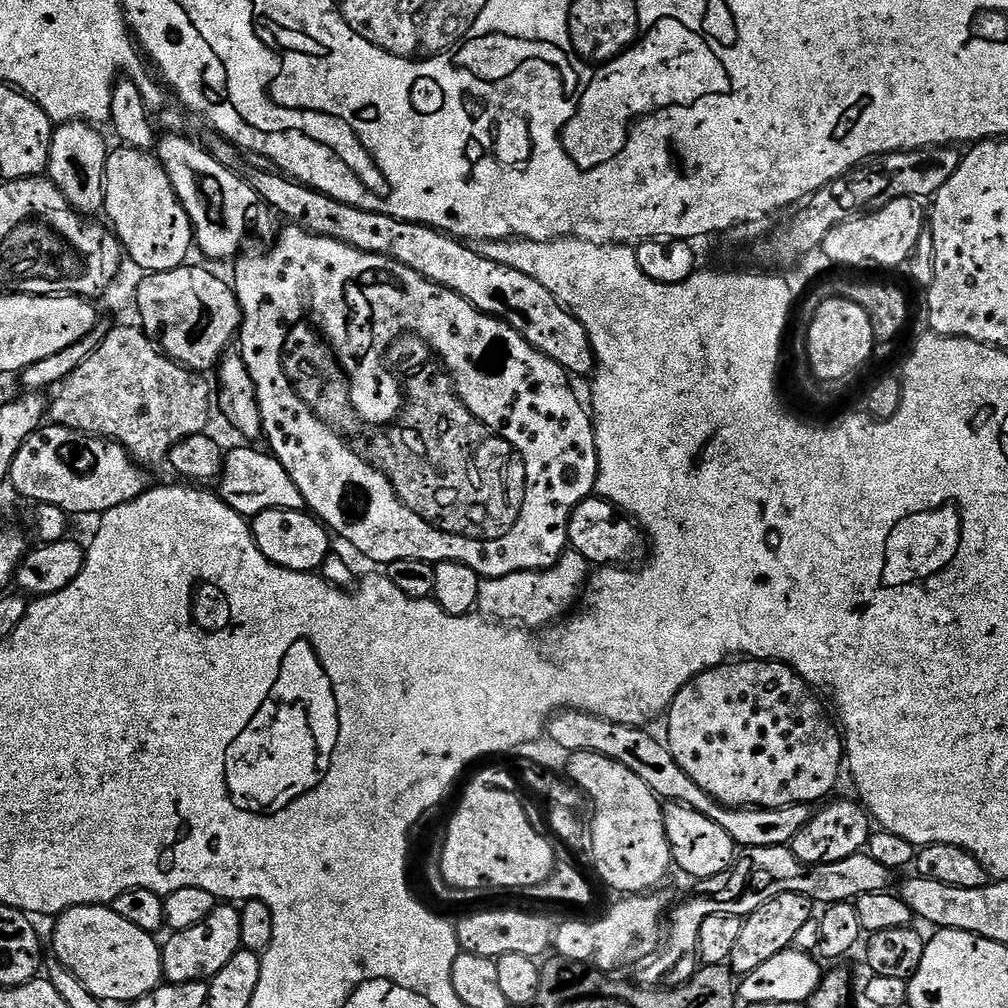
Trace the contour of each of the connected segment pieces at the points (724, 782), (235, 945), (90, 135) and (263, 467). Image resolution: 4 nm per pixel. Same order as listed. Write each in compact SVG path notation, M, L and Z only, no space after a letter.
M751 658L741 659L739 662L725 662L718 668L711 668L709 672L704 672L700 676L696 676L693 680L681 690L679 694L672 699L672 705L669 706L666 713L666 721L668 720L668 737L666 737L666 743L670 754L674 754L674 762L678 762L678 766L682 766L682 770L686 770L686 774L690 774L690 778L694 778L694 782L698 782L698 786L702 786L702 790L706 790L706 794L710 794L710 798L714 798L720 804L723 804L725 808L781 808L782 806L790 806L791 804L811 804L815 805L816 800L823 801L828 791L835 786L840 780L840 768L842 772L842 765L846 760L846 749L842 739L842 732L835 723L834 725L828 721L828 716L824 713L824 708L820 705L820 700L816 696L817 693L803 680L800 675L796 673L793 668L787 668L784 664L779 664L777 660L754 660Z
M217 906L198 926L190 926L190 930L172 932L168 945L162 948L164 957L163 979L170 984L186 982L210 982L234 958L240 946L240 909L236 906Z
M83 122L59 125L52 134L46 173L56 191L61 192L72 209L85 218L104 211L104 175L110 148L104 145L103 138L96 132L99 131L93 125Z
M256 446L244 447L248 448L236 448L233 452L229 451L224 458L224 468L220 472L218 481L218 487L220 487L218 495L226 502L226 506L230 506L230 510L234 510L245 518L257 516L266 510L278 510L279 508L295 512L305 511L306 505L302 498L302 490L298 490L298 486L294 486L294 478L290 478L290 474L286 474L282 462L278 462L276 457L267 451L264 451L265 453L259 452Z

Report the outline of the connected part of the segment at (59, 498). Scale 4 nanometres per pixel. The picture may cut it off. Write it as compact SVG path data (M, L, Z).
M49 423L47 426L42 426L34 434L30 434L30 438L26 438L26 442L22 442L22 450L18 450L18 454L14 454L14 462L10 466L8 471L8 480L12 482L14 490L20 498L25 500L33 500L33 505L49 504L50 506L60 507L62 511L67 514L74 514L77 512L78 515L84 516L87 512L96 512L95 514L103 514L114 510L118 506L122 506L126 502L130 502L134 498L141 496L143 492L148 491L150 487L150 481L143 467L137 464L122 445L116 443L115 440L105 440L98 436L89 436L82 432L75 432L72 428L63 428L61 424Z

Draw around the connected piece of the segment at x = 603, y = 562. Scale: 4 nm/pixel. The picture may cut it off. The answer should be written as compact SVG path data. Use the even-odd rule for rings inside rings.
M595 494L573 510L568 523L568 542L571 551L582 554L592 566L628 566L631 560L646 552L646 540L640 525L619 508L613 508L609 500L601 500Z

